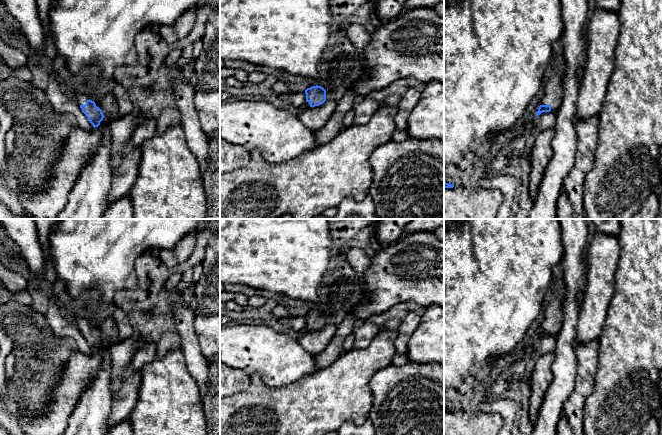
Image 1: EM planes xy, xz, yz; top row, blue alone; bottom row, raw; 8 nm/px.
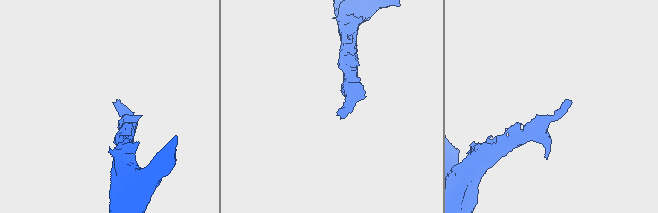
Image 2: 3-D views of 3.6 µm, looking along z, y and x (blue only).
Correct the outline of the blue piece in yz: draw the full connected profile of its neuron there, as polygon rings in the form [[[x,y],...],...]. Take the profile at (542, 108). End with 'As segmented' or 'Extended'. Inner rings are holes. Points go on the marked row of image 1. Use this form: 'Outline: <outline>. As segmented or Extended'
Outline: [[[555,67],[552,77],[547,80],[545,94],[538,108],[536,117],[543,112],[556,112],[561,104],[562,99],[562,67]]]. Extended

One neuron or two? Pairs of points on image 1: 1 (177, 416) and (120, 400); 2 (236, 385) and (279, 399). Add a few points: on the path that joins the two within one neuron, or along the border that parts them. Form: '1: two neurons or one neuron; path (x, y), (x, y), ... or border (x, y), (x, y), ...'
1: two neurons; border (140, 381), (138, 399), (126, 418)
2: two neurons; border (250, 376), (250, 384), (244, 390), (230, 396)

